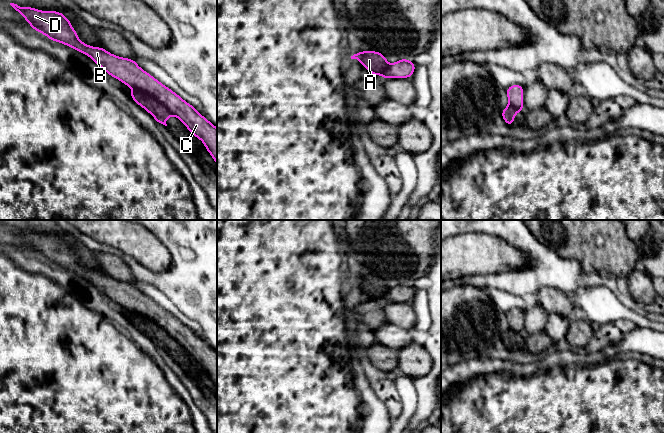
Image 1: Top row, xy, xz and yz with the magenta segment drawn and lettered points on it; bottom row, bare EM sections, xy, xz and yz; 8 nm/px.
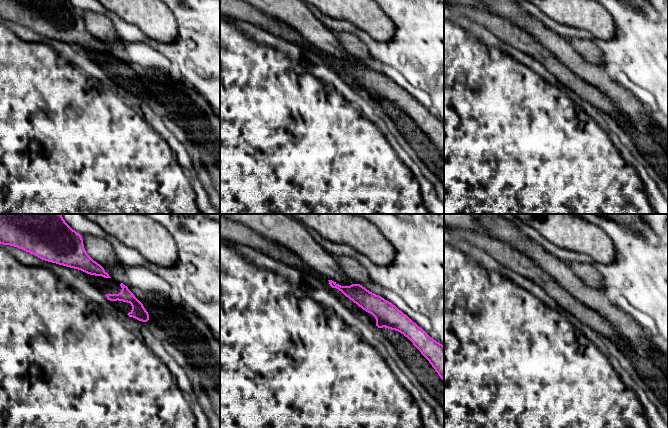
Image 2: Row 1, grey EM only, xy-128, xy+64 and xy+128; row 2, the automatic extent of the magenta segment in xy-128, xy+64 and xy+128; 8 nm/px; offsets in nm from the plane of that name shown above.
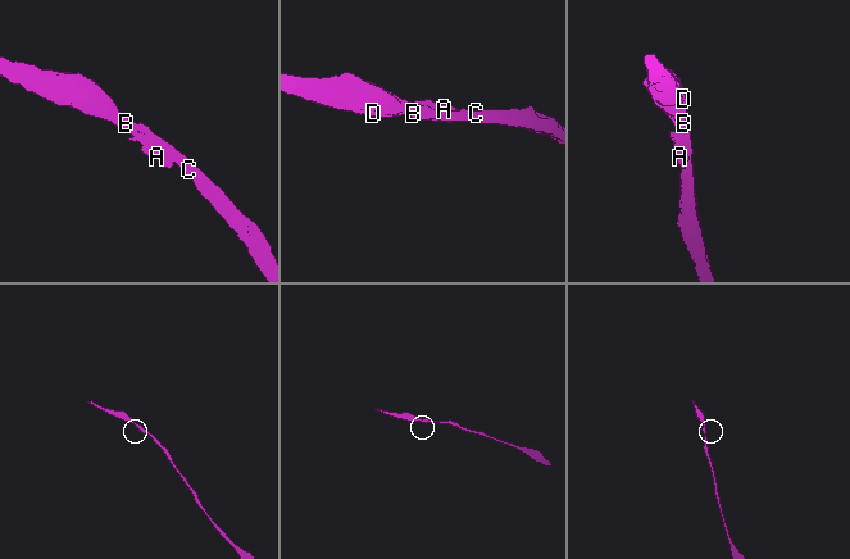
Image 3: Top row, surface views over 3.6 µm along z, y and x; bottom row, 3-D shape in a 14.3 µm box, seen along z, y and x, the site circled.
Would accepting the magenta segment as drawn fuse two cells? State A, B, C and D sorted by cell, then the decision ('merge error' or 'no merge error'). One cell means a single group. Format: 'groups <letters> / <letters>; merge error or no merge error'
groups A / B C D; merge error

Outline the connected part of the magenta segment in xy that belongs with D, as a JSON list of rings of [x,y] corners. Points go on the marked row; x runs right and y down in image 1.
[[[14,3],[10,5],[26,19],[33,30],[39,31],[54,42],[60,42],[87,55],[111,77],[129,88],[152,95],[177,117],[193,136],[203,142],[217,165],[217,128],[191,104],[140,68],[135,60],[118,57],[102,47],[91,47],[83,43],[71,26],[70,20],[62,12],[40,11],[37,8],[20,7]]]

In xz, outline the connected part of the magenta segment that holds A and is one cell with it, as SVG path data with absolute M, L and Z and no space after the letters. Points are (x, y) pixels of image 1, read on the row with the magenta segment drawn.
M361 51L351 56L351 59L357 59L371 75L380 75L389 66L386 56L379 51Z

